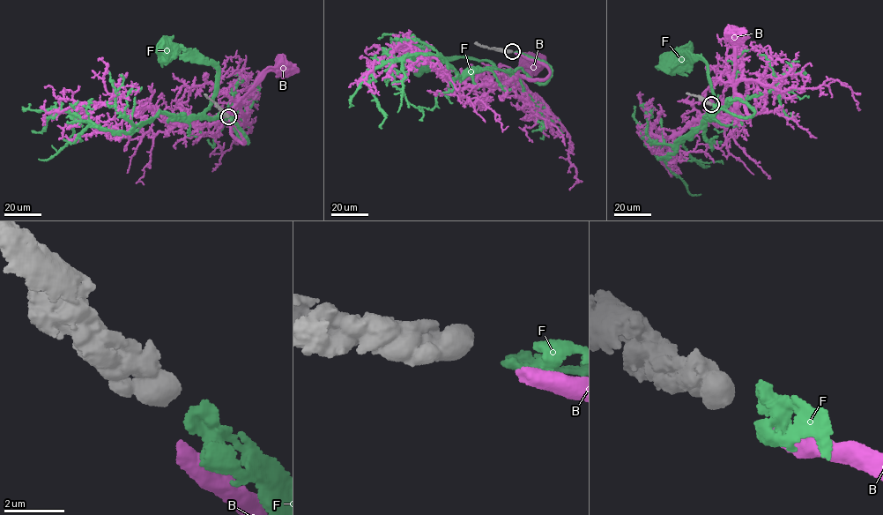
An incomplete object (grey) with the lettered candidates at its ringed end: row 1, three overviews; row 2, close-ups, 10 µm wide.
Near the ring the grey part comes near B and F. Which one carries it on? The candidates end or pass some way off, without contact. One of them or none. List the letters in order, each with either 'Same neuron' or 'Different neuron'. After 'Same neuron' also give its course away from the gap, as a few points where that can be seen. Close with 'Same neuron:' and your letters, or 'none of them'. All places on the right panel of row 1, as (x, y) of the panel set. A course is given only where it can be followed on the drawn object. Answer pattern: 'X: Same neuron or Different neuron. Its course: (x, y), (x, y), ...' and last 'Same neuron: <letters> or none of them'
B: Different neuron
F: Same neuron. Its course: (713, 104), (738, 116), (754, 113), (740, 100), (718, 105), (706, 63), (689, 54), (681, 57), (684, 52)
Same neuron: F

